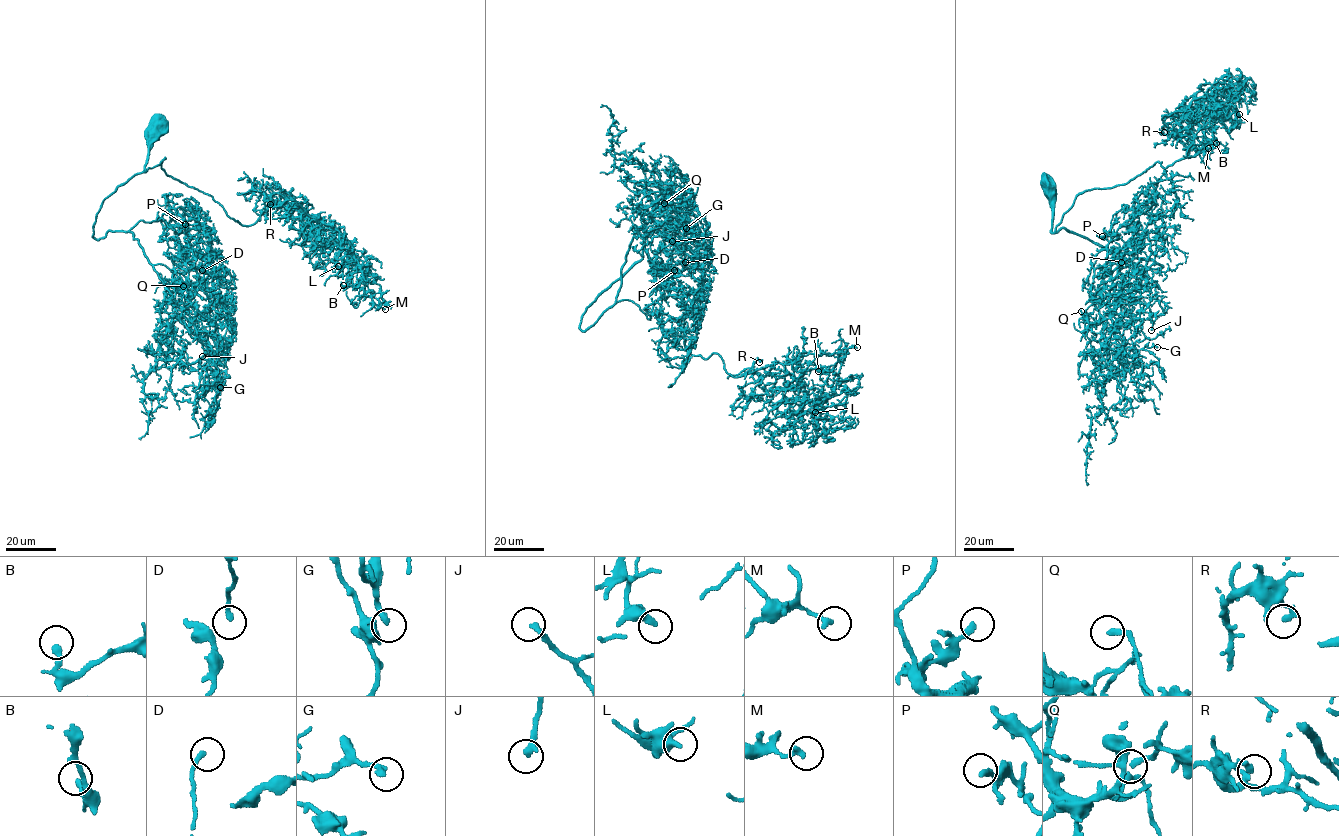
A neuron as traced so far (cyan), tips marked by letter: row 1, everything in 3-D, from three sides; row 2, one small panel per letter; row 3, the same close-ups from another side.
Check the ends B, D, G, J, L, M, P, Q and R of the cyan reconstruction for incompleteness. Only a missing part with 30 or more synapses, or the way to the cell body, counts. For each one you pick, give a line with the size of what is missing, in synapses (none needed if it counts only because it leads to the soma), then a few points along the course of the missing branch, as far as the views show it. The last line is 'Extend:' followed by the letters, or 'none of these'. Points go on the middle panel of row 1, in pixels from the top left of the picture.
G: 35 synapses; course (686, 228), (679, 244), (675, 243)
Extend: G

